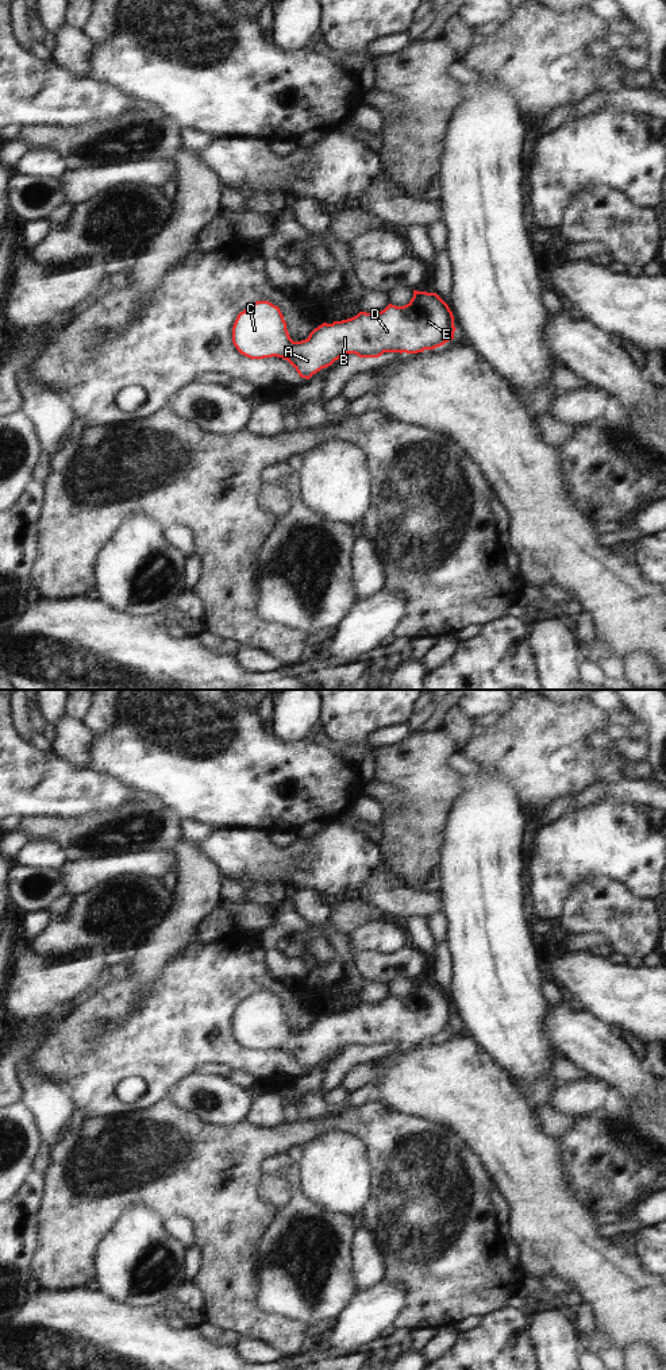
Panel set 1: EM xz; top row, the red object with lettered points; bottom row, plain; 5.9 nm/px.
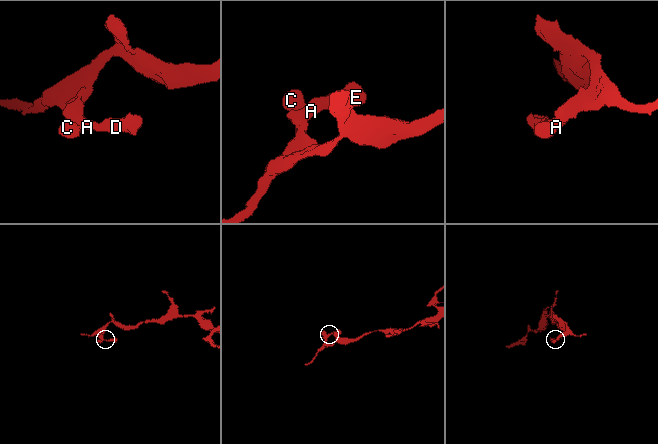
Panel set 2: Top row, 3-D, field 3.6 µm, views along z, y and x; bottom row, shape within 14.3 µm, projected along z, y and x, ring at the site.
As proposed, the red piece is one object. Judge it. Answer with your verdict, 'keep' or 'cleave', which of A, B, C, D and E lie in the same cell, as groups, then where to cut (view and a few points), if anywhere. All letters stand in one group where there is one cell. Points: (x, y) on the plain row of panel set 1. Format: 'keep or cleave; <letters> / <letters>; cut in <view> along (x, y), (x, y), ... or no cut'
keep; A B C D E; no cut

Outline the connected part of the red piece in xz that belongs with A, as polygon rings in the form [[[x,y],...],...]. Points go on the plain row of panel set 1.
[[[413,981],[412,991],[404,997],[389,995],[381,1003],[359,1003],[347,1011],[323,1014],[301,1033],[290,1030],[278,997],[269,992],[257,992],[238,1006],[232,1018],[232,1034],[239,1045],[250,1050],[282,1049],[301,1069],[309,1070],[346,1045],[359,1049],[378,1049],[384,1043],[417,1045],[453,1031],[455,1020],[453,1003],[436,984]]]

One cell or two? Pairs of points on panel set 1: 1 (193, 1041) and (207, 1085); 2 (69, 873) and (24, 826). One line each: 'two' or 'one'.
1: two
2: two

